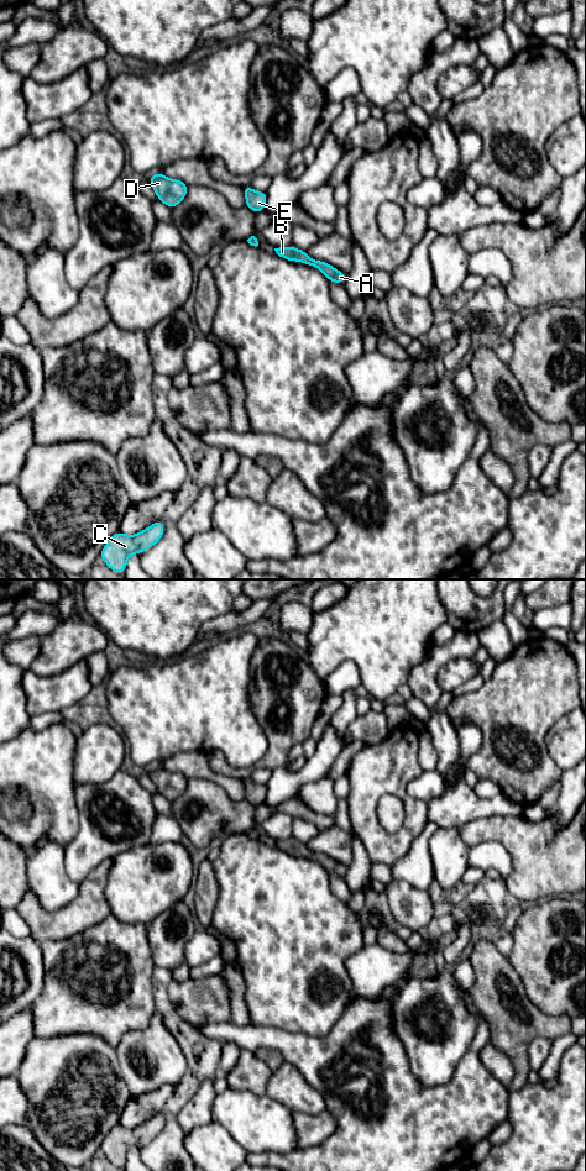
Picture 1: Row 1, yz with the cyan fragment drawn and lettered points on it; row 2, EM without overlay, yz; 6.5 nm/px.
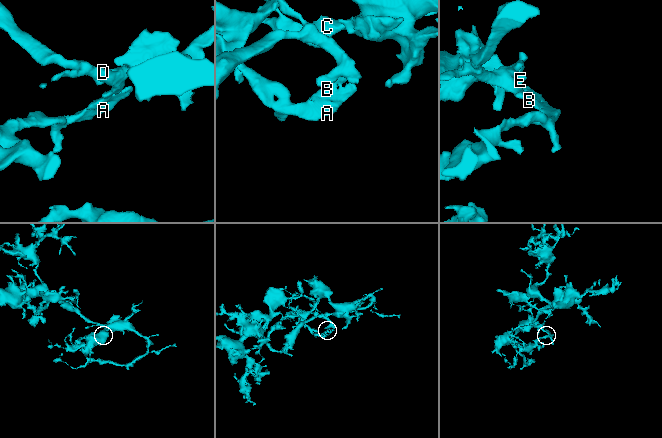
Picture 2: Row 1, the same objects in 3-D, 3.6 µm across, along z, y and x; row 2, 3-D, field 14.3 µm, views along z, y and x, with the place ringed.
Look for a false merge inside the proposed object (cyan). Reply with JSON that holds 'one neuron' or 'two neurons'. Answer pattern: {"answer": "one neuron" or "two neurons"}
{"answer": "one neuron"}

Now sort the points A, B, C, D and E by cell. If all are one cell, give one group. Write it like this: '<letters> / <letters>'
A B C D E

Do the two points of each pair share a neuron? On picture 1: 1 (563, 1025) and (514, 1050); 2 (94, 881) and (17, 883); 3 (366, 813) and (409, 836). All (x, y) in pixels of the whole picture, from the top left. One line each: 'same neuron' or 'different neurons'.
1: same neuron
2: different neurons
3: same neuron

